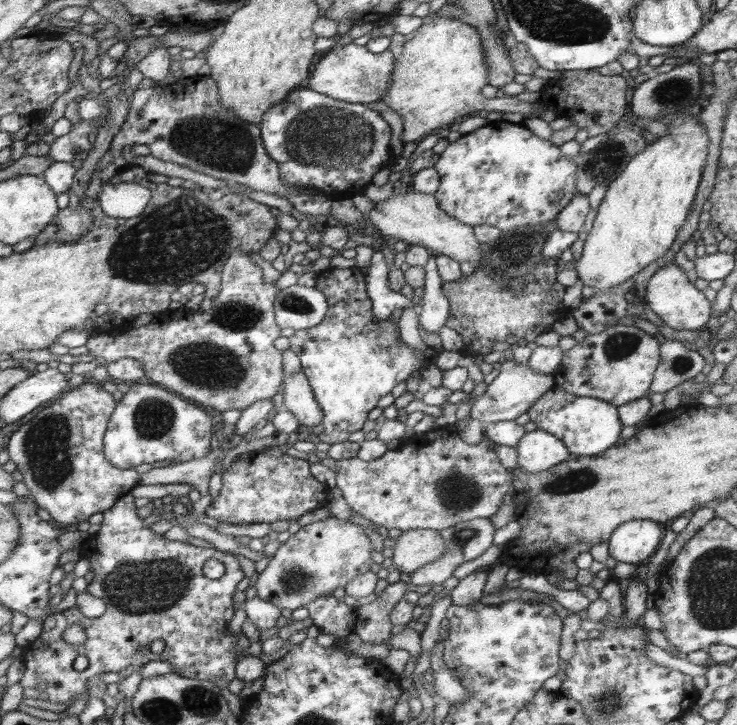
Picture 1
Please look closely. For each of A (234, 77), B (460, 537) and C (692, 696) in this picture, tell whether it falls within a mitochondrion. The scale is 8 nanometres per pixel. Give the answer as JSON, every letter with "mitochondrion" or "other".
{"A":"other","B":"mitochondrion","C":"other"}

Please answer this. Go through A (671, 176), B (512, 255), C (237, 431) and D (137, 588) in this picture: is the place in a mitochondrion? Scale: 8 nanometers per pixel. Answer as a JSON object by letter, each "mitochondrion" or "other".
{"A":"other","B":"mitochondrion","C":"other","D":"mitochondrion"}

